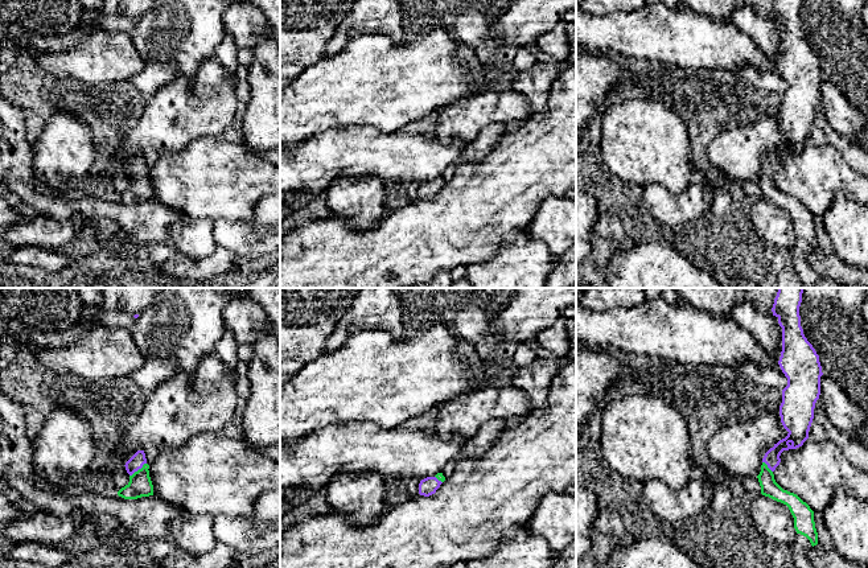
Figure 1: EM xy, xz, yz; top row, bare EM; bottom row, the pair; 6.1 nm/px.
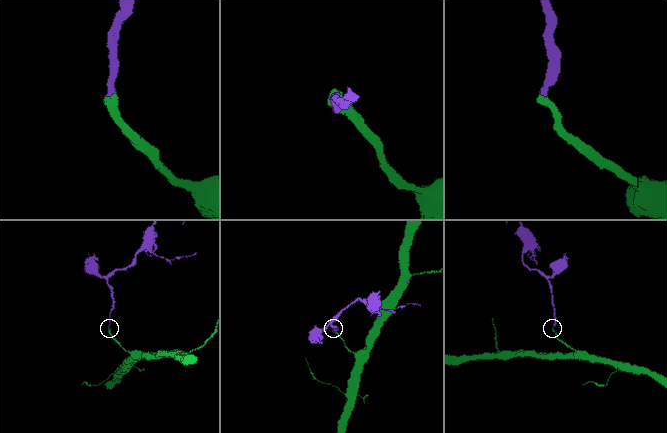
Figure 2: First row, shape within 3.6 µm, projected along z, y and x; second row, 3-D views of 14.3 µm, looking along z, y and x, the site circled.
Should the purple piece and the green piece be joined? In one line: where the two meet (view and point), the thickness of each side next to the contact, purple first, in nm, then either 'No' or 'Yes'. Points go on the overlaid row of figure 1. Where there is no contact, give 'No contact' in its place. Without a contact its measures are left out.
Touches purple at xy (138, 469). Thickness 90 nm (purple) against 140 nm. Yes

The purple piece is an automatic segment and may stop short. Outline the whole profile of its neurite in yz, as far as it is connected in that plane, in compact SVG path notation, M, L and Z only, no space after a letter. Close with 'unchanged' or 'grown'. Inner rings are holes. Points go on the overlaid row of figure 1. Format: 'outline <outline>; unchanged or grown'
outline M778 288L772 308L782 328L782 351L778 365L787 378L782 390L779 416L787 436L774 444L764 458L757 476L761 494L786 505L794 518L797 534L806 536L811 546L818 544L814 511L797 494L783 490L773 472L781 462L781 453L797 449L809 439L815 403L820 395L822 366L819 355L807 341L801 326L799 306L803 288Z; grown

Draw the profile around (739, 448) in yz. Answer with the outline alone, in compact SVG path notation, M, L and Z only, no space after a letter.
M779 408L765 409L749 421L723 427L708 440L707 452L729 477L757 477L765 453L787 433L781 423Z

